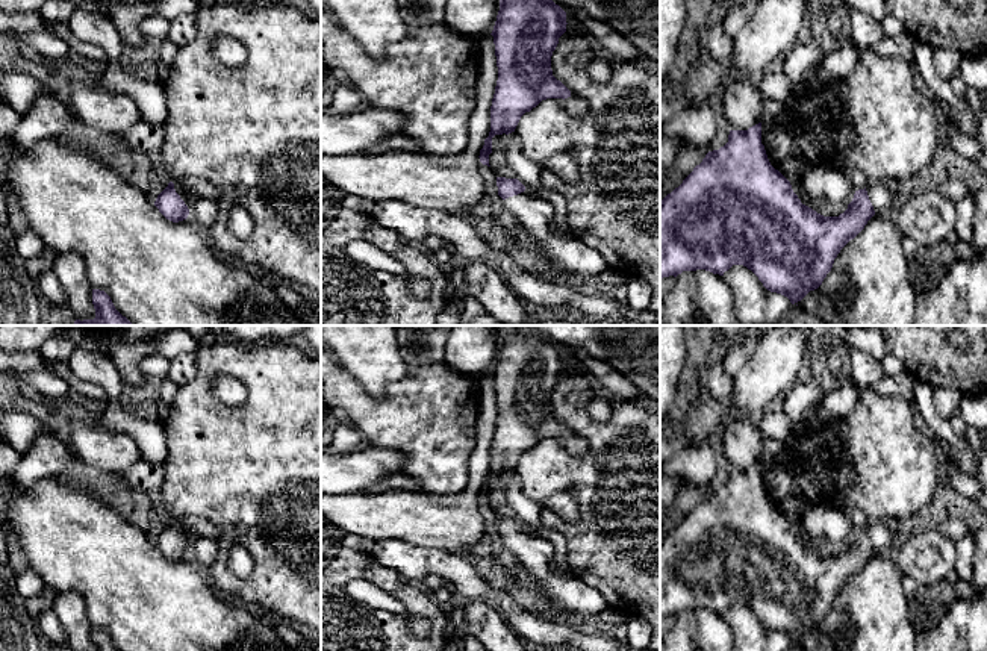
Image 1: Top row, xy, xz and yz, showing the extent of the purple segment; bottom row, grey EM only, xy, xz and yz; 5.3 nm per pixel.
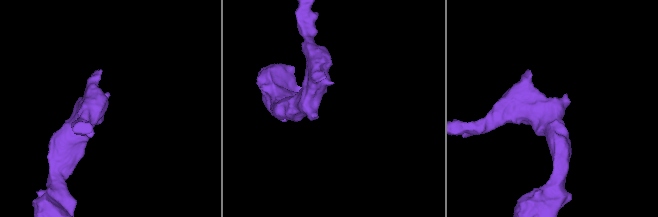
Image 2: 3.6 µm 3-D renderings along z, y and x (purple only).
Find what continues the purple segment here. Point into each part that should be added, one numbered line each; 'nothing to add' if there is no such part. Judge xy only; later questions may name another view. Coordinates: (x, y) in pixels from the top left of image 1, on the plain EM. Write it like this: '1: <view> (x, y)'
1: xy (186, 535)

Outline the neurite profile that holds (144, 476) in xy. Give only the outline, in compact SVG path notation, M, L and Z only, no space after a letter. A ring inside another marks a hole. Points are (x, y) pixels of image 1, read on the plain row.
M139 459L129 469L117 475L130 491L156 495L163 484L163 465Z

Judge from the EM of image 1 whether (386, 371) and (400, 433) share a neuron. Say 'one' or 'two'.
two

